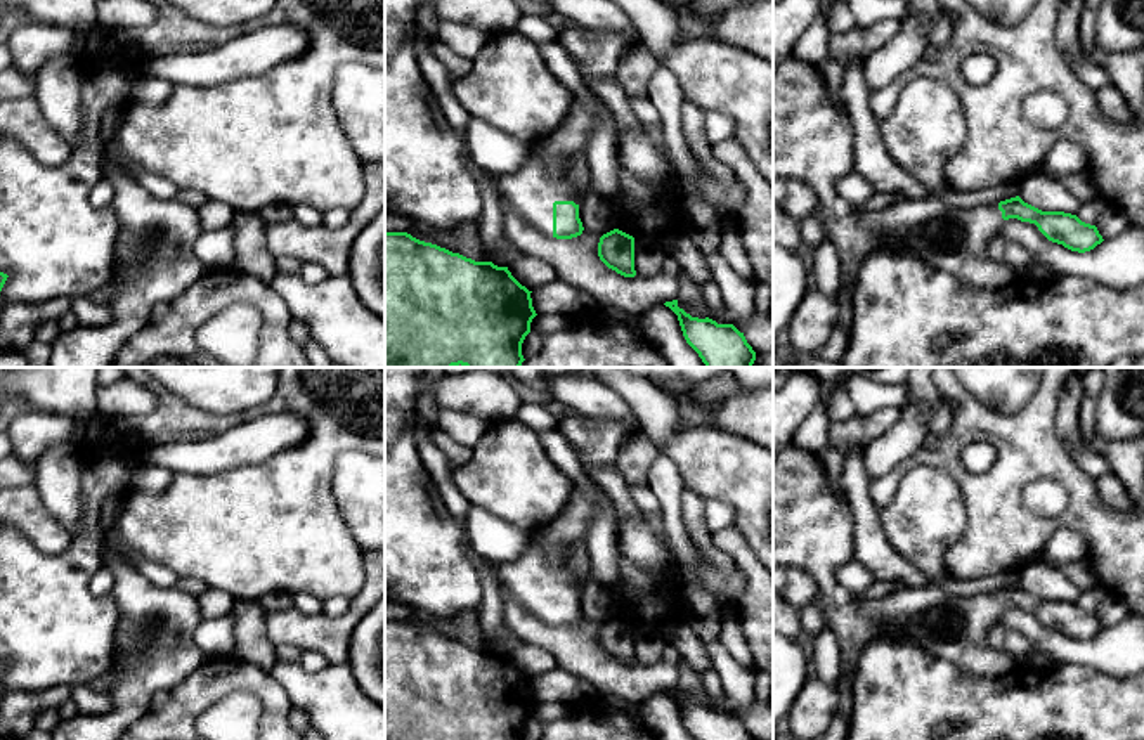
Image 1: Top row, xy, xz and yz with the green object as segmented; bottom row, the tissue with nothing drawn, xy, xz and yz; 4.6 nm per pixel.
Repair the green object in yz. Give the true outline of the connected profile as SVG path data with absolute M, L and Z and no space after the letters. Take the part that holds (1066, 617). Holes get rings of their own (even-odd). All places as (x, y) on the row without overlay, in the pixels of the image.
M787 444L773 458L773 567L794 567L815 579L829 627L832 629L841 652L841 676L837 683L839 707L829 730L818 740L846 740L849 731L853 679L858 657L861 648L879 636L905 636L929 655L955 664L964 671L983 678L1000 678L1011 671L1012 659L1007 652L998 652L991 646L988 633L995 624L1000 624L1004 610L1009 607L1035 612L1049 629L1063 633L1064 636L1078 641L1090 639L1104 629L1095 613L1082 610L1076 603L1064 600L1042 600L1024 591L1019 584L1000 589L998 593L983 593L972 598L950 594L936 584L926 587L907 587L884 598L861 598L858 593L851 593L841 586L835 577L837 568L851 560L853 511L846 494L839 497L829 490L825 484L825 473L822 471L816 454Z

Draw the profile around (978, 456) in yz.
M974 440L967 444L960 452L960 461L972 475L986 473L997 459L997 452L991 444L985 440Z

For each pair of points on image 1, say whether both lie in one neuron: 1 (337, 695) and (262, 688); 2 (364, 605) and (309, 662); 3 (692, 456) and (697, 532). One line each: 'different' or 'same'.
1: different
2: different
3: different

